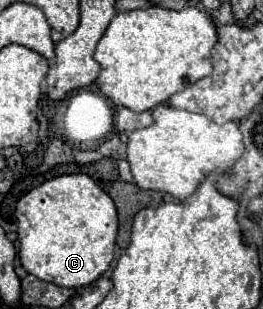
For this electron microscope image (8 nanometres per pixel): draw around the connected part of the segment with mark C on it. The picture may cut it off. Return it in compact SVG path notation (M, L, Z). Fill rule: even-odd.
M83 173L61 175L45 181L43 185L25 193L17 207L17 233L19 233L19 259L27 273L37 279L61 285L61 287L85 287L105 273L113 261L115 237L117 237L117 209L113 199L89 177Z

